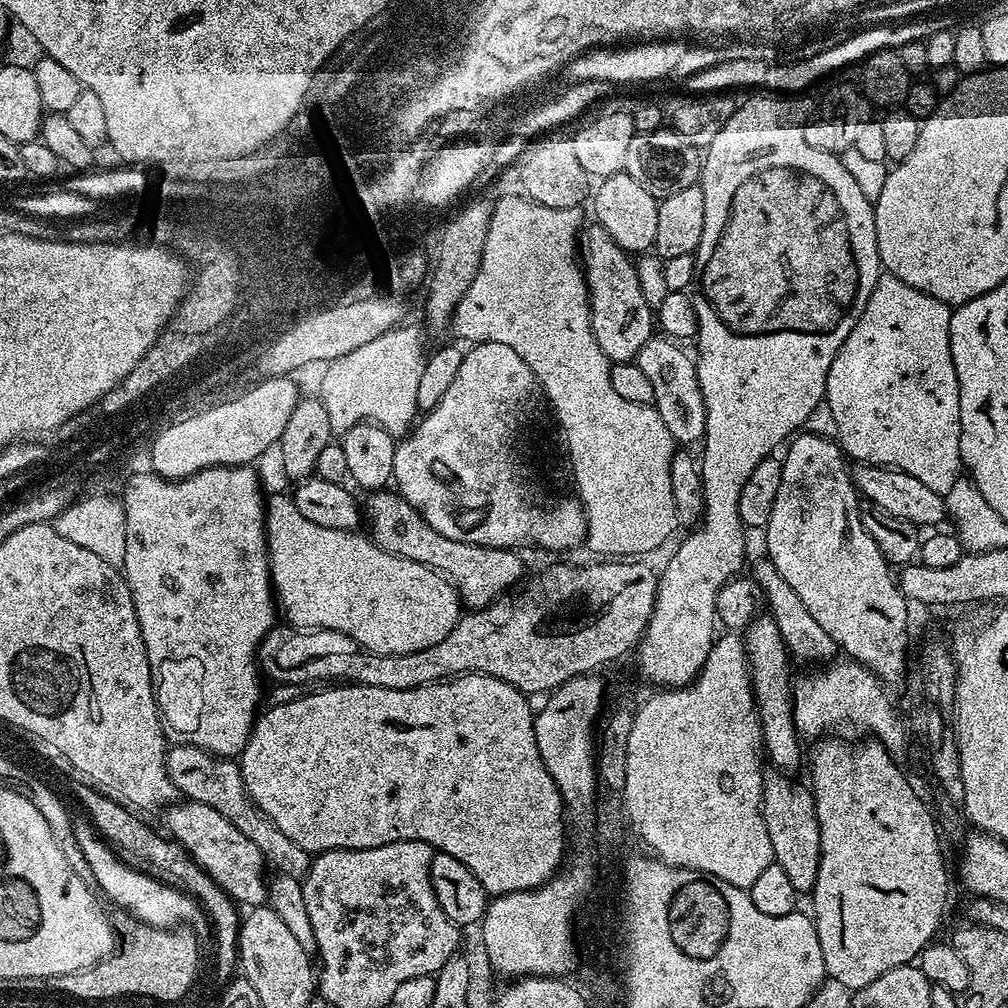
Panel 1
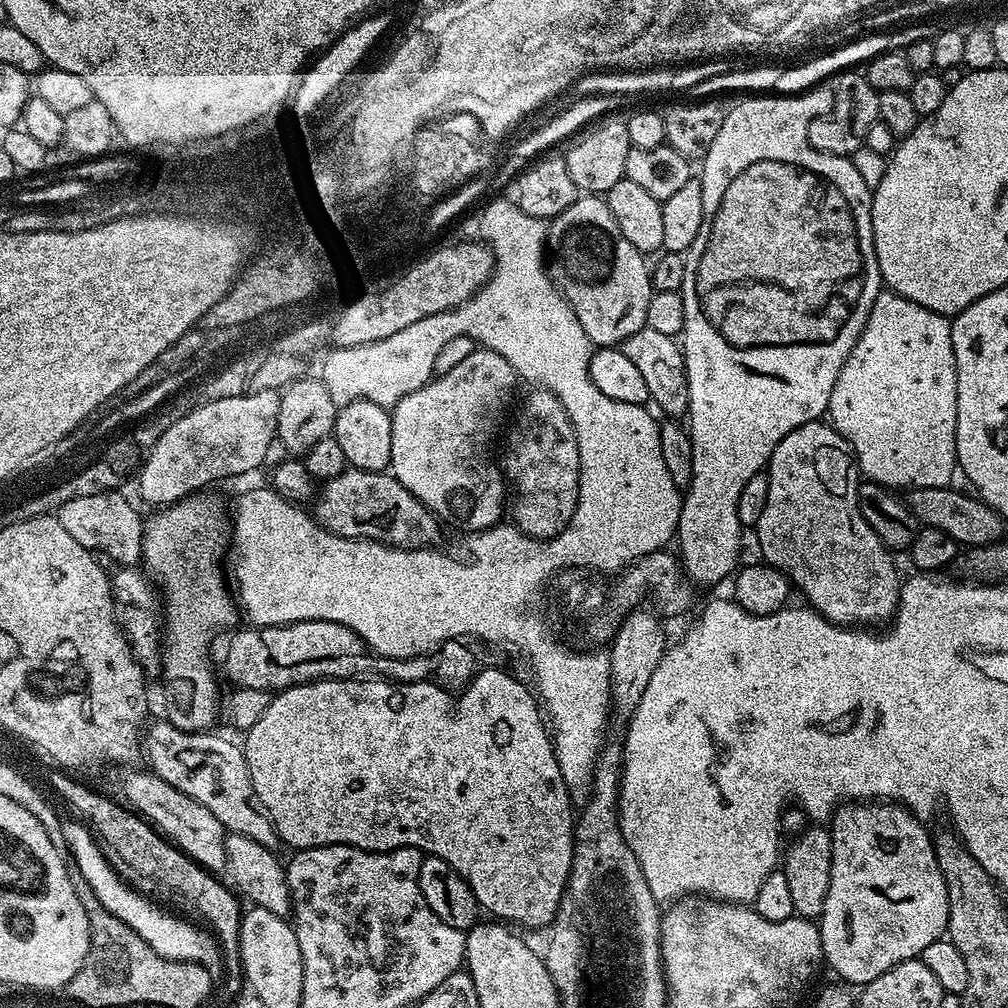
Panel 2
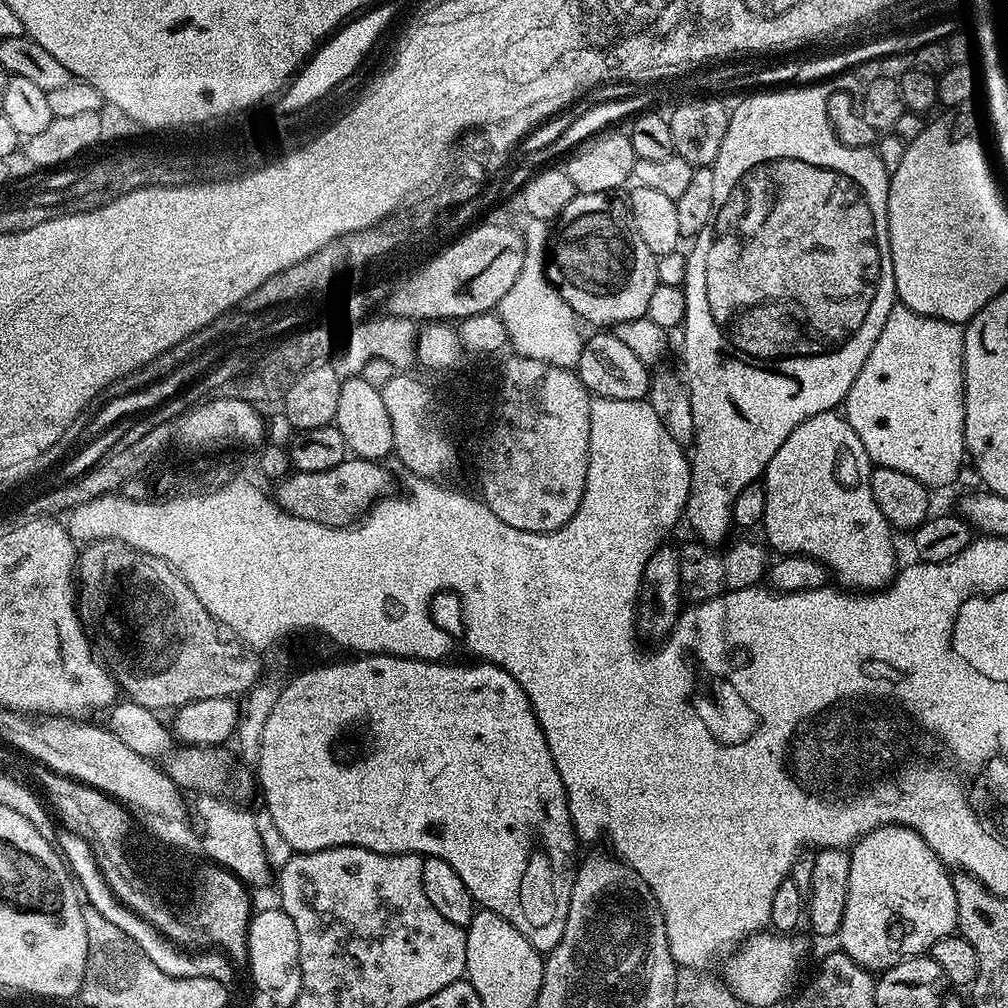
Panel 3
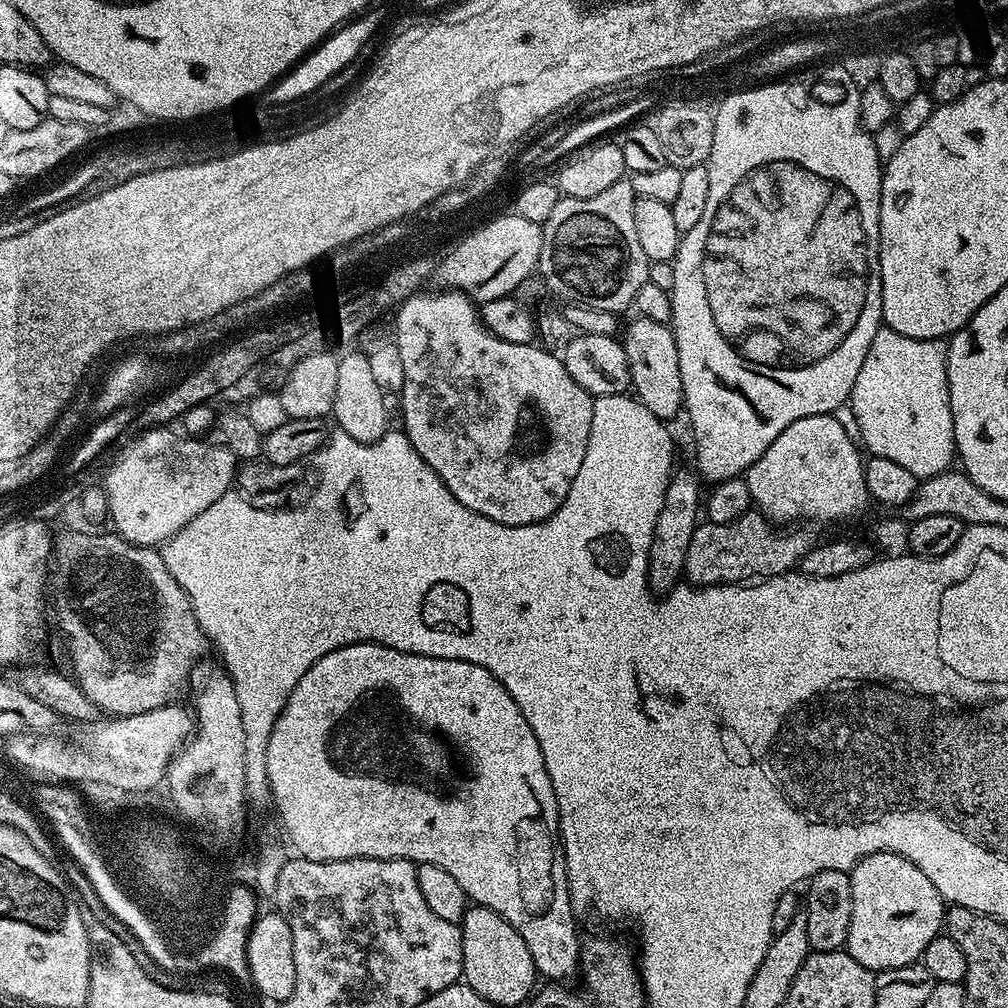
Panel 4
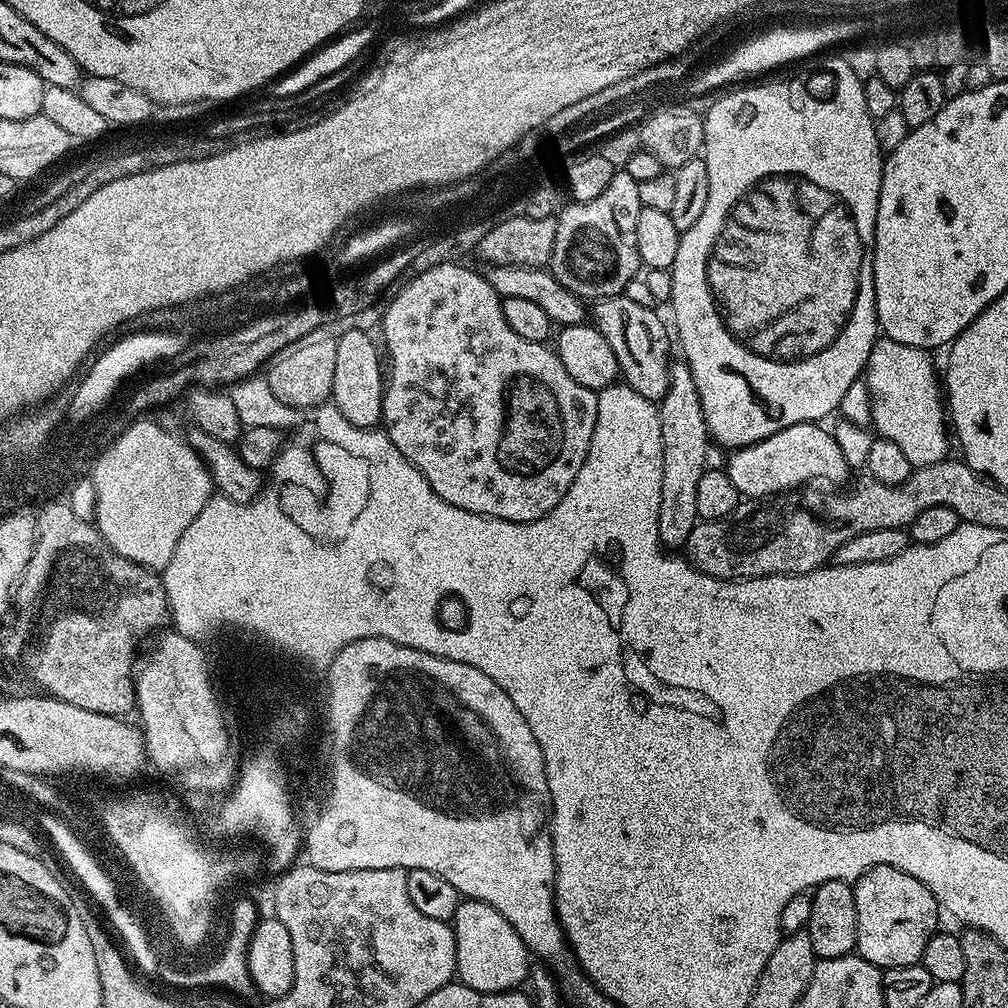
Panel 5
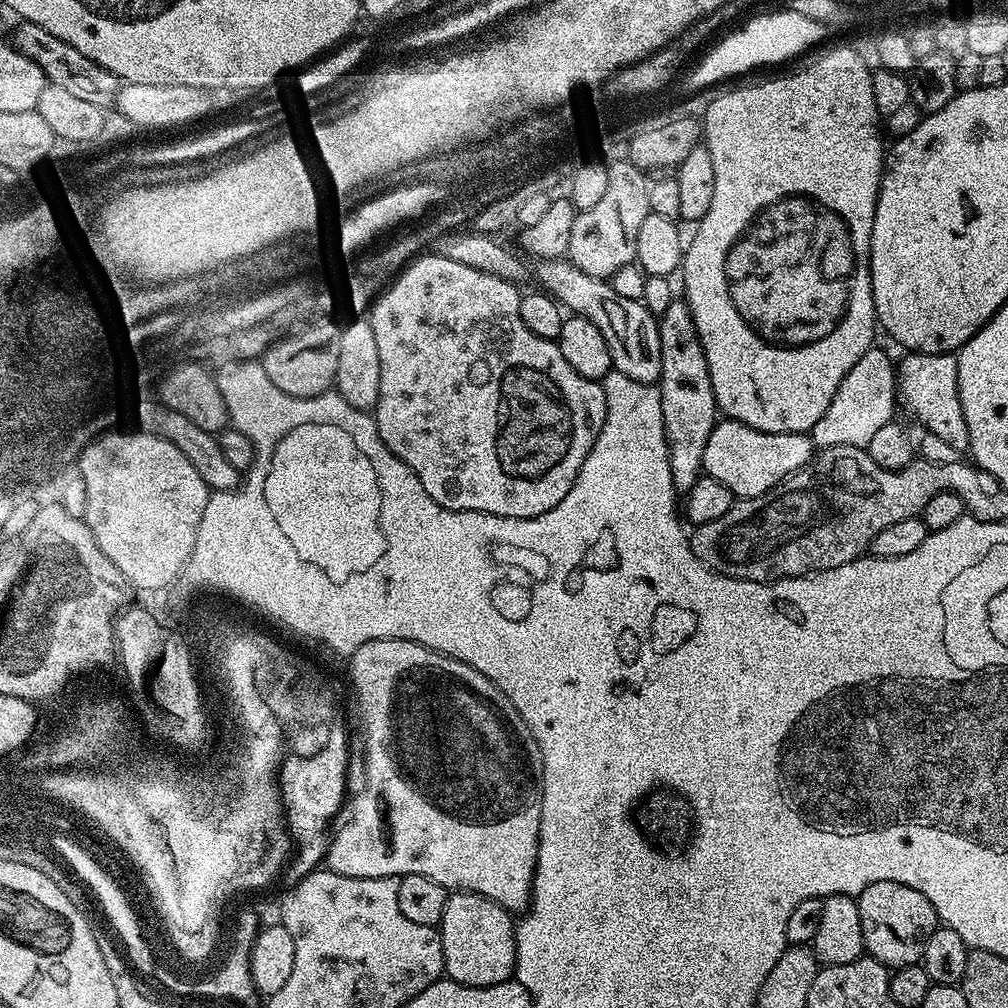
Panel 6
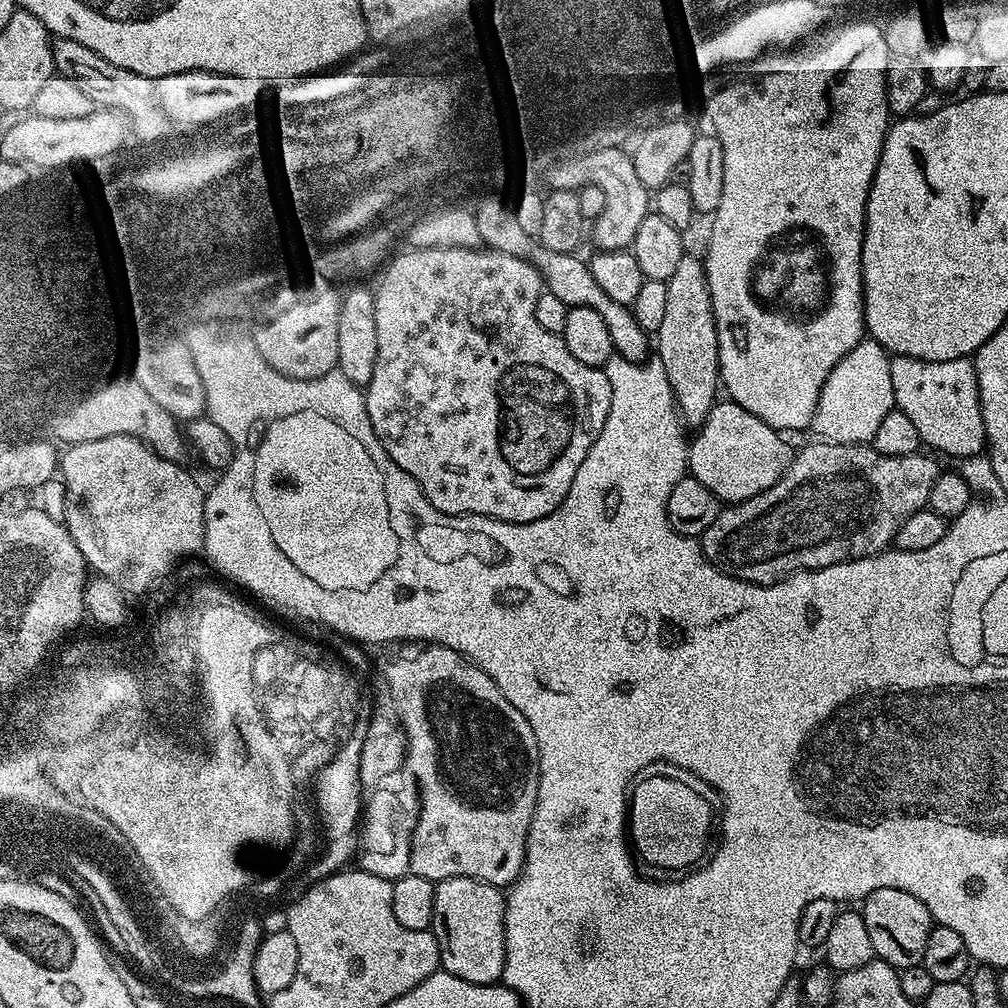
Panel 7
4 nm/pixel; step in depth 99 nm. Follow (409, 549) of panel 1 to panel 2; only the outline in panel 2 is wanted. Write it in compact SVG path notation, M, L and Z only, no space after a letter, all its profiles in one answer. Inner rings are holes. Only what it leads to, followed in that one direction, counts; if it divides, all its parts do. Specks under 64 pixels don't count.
M349 466L338 478L323 481L314 500L310 512L316 523L342 538L376 540L389 548L431 548L442 529L436 513L421 504L387 471L371 472Z

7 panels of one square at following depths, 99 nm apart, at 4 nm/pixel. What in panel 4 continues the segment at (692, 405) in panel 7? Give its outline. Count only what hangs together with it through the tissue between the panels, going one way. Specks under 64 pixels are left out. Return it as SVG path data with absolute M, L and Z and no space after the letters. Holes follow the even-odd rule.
M677 467L673 471L662 502L662 510L658 510L658 522L654 522L654 534L648 551L648 586L656 594L667 594L681 583L686 566L686 550L690 550L692 535L696 525L702 520L702 480L689 468Z

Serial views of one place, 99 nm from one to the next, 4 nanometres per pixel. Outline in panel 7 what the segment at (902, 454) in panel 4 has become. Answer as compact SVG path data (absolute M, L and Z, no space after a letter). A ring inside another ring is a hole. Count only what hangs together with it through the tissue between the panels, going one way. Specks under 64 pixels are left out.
M909 356L890 358L891 397L895 407L917 427L921 443L961 460L981 455L986 446L976 365L971 357L930 362Z

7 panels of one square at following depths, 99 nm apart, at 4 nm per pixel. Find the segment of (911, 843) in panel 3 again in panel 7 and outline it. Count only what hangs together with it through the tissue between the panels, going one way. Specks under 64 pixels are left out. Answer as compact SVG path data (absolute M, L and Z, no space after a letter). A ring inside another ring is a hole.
M883 888L867 893L863 897L862 915L866 922L866 931L870 933L870 942L876 951L875 959L886 961L894 969L909 968L921 963L926 950L926 938L930 938L934 921L932 916L914 898L914 894L906 894L906 890Z

